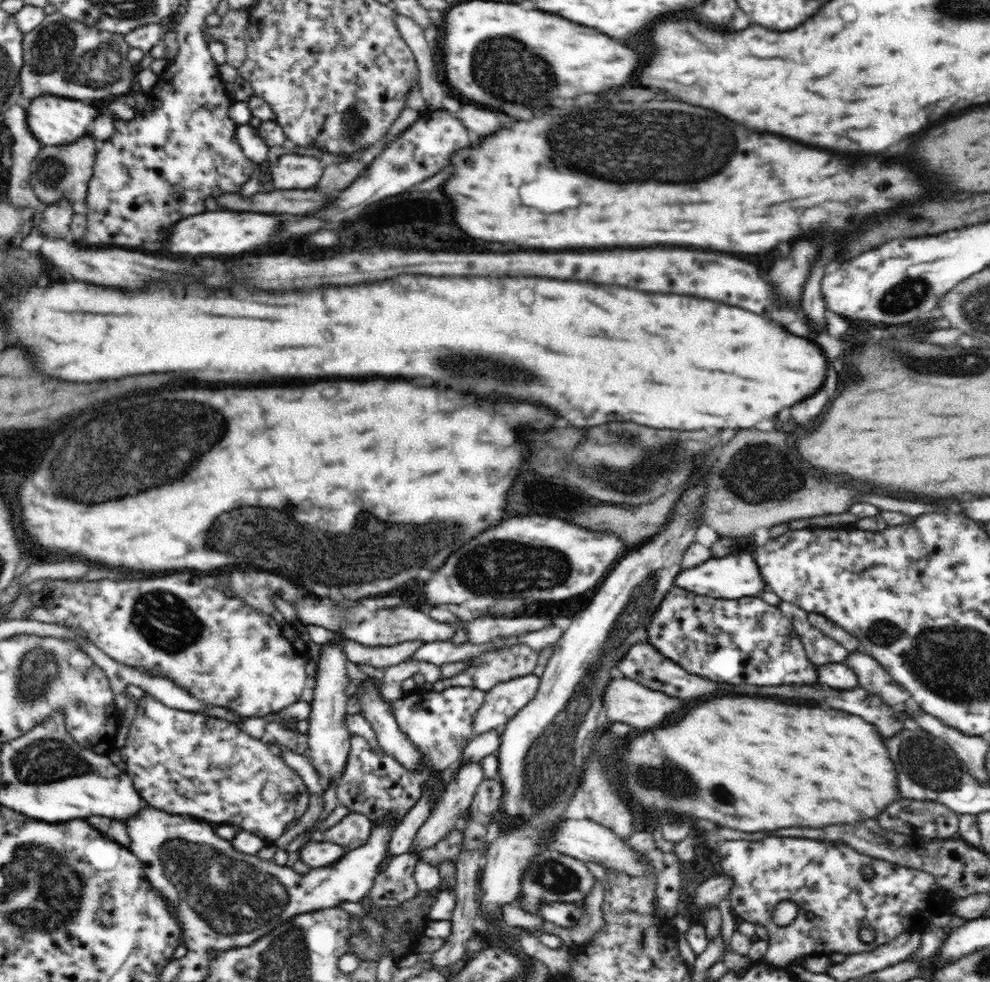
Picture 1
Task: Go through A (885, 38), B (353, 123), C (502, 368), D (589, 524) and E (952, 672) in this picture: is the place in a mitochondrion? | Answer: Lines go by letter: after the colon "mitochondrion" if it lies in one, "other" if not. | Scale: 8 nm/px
A: other
B: mitochondrion
C: mitochondrion
D: other
E: mitochondrion

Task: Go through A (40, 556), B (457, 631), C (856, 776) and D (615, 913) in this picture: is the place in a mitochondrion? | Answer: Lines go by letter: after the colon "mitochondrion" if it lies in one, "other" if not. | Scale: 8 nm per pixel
A: other
B: other
C: other
D: other

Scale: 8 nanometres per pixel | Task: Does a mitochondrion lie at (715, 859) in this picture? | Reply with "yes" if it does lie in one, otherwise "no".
no

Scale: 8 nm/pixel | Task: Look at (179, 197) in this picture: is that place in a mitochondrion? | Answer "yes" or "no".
no

